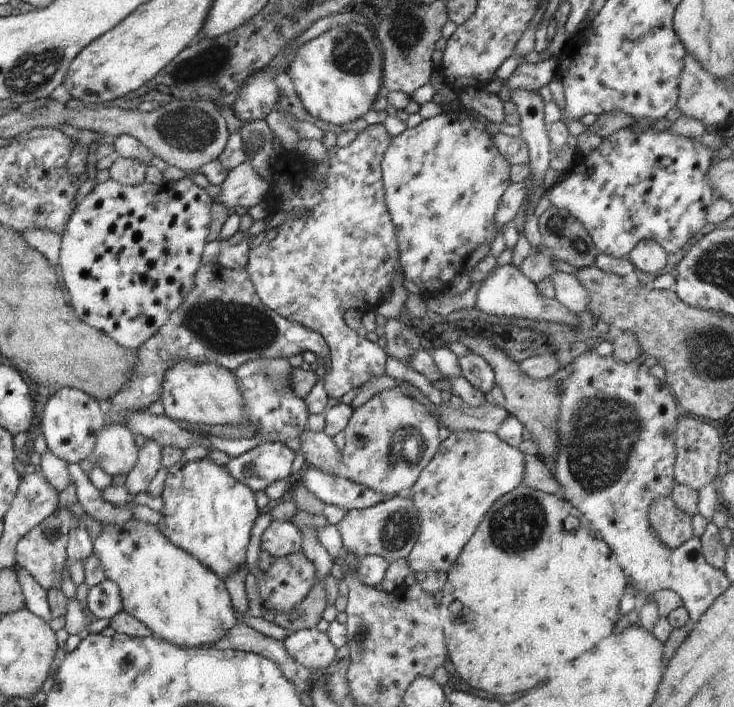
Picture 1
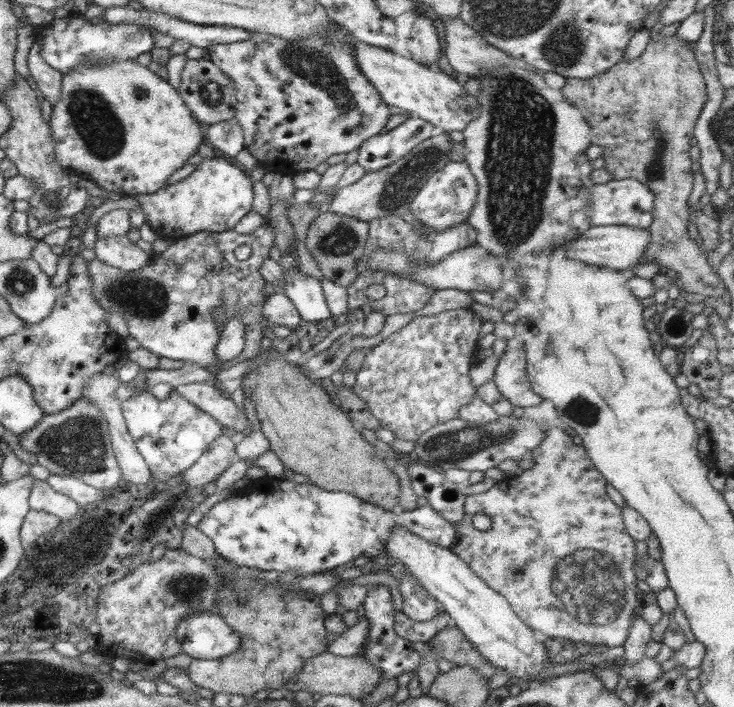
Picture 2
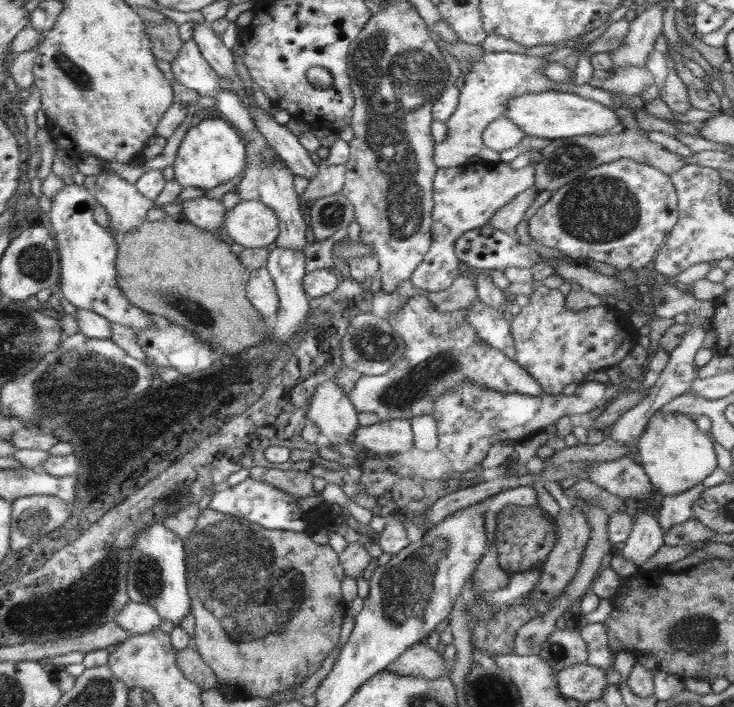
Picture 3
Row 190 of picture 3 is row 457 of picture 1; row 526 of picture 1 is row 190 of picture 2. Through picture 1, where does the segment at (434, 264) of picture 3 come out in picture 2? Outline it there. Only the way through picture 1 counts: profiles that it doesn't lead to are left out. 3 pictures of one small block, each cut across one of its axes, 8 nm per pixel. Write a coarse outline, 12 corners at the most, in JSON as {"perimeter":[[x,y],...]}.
{"perimeter":[[466,161],[431,175],[409,211],[428,229],[467,223],[478,182]]}

